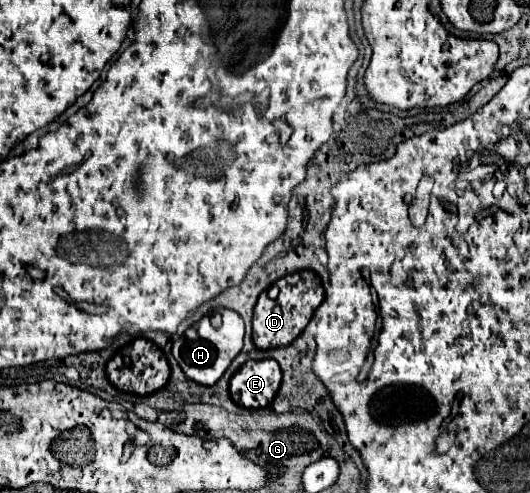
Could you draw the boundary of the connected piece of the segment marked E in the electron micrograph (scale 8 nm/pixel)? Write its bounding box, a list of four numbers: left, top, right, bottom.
[229,360,282,408]

